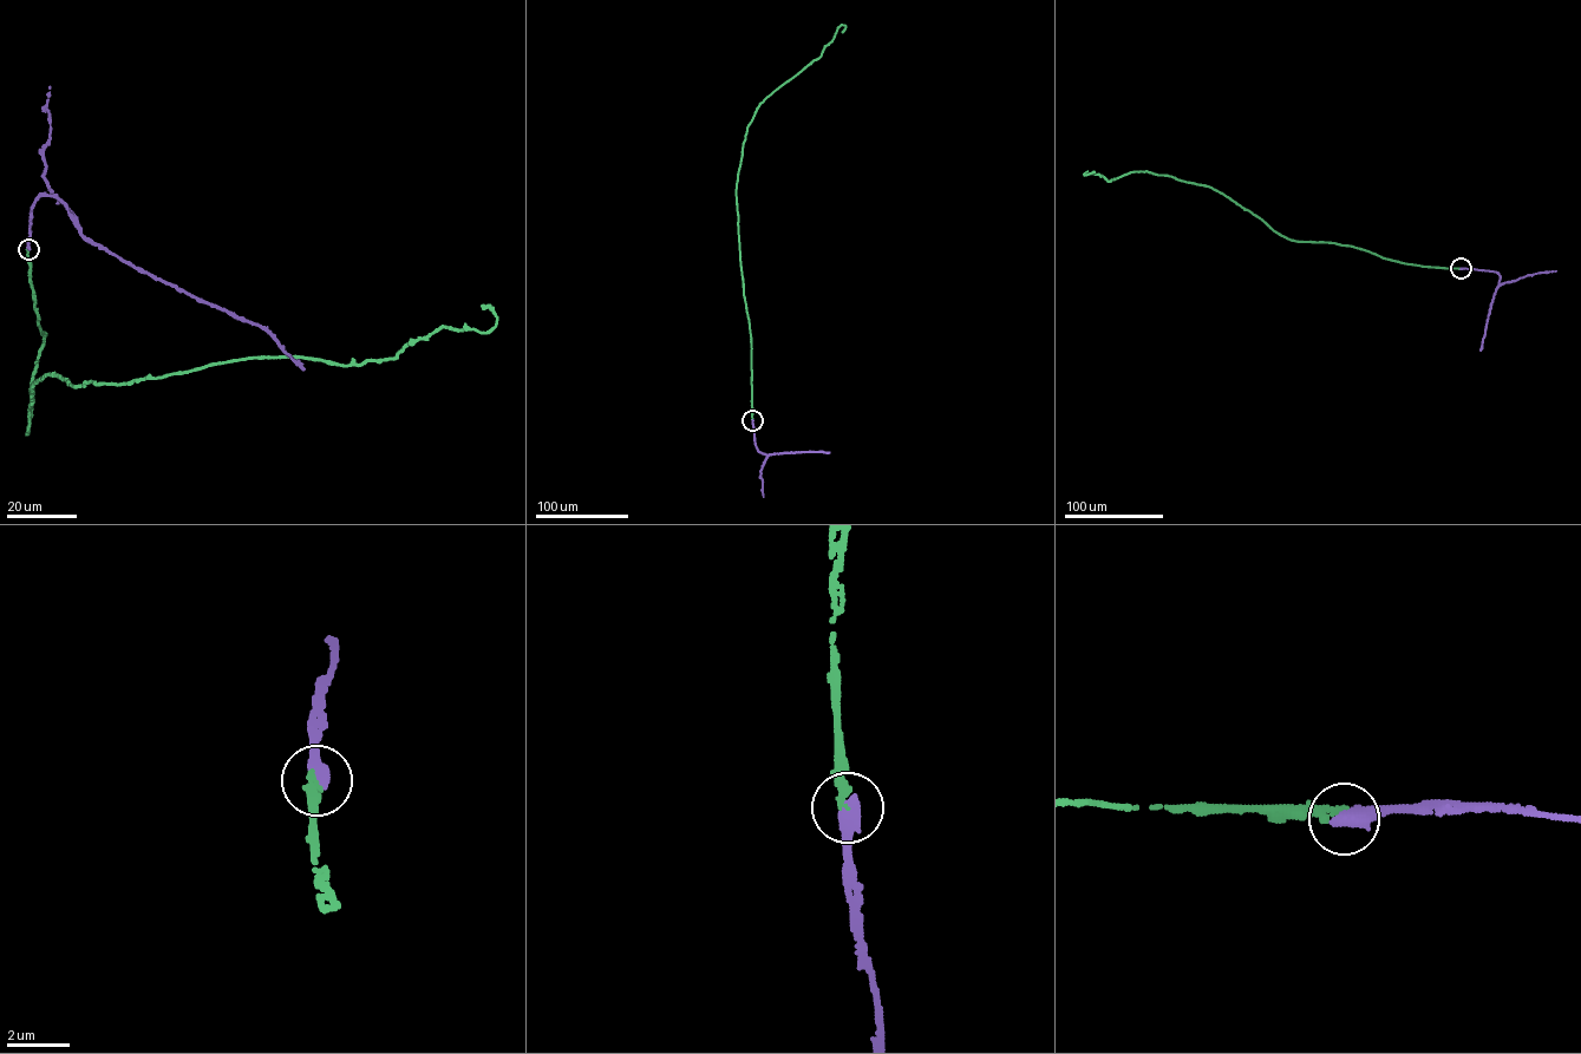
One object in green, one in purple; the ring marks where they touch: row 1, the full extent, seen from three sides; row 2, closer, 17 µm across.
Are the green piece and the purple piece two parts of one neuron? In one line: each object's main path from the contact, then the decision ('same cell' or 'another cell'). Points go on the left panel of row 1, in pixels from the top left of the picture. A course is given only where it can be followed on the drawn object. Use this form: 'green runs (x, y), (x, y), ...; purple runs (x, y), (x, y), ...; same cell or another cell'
green runs (27, 249), (27, 434), (49, 374), (390, 359), (490, 332), (482, 307); purple runs (27, 249), (31, 205), (37, 196), (57, 196), (86, 239), (136, 268), (262, 326), (305, 368); same cell

